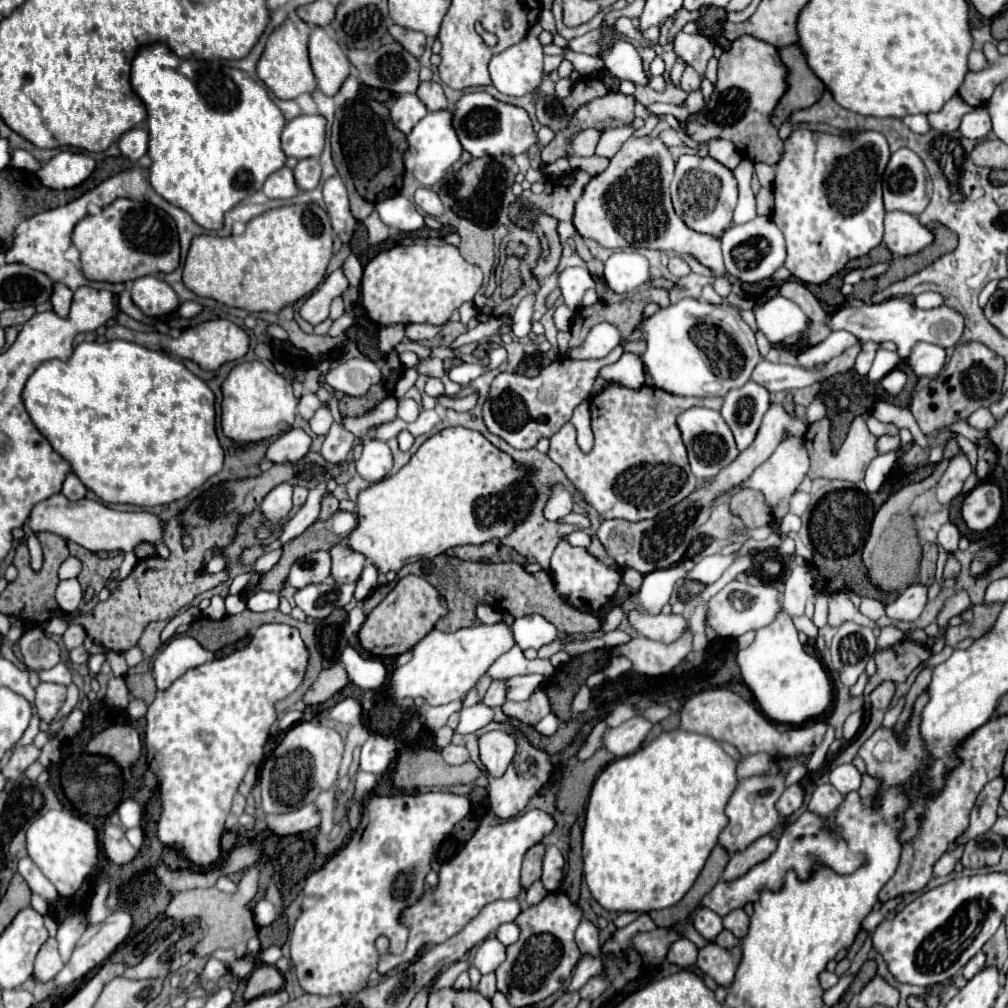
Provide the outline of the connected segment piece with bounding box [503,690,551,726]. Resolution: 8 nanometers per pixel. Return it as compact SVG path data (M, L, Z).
M535 690L525 702L505 702L503 712L511 718L535 726L543 716L551 712L551 702L547 700L547 694L543 690Z

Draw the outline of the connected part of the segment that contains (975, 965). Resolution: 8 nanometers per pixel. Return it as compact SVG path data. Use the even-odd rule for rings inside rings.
M979 952L979 954L975 954L969 962L967 962L967 966L963 968L963 976L967 978L967 980L971 980L983 966L985 966L985 962L987 962L987 956L983 954L983 952Z

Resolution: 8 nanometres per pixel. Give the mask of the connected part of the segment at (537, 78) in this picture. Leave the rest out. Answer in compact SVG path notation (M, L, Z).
M535 24L529 36L519 44L493 56L489 62L489 72L493 86L505 96L525 96L533 94L543 82L543 46L539 34L543 28Z

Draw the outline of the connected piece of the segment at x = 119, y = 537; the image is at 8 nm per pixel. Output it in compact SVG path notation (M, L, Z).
M55 494L43 502L39 502L27 520L27 526L33 532L51 532L57 536L63 536L65 540L73 540L79 546L91 550L91 552L125 552L127 560L135 560L133 548L139 542L151 542L155 544L161 540L161 522L155 514L149 512L119 512L113 508L107 508L95 500L83 498L83 500L67 500L63 494Z

